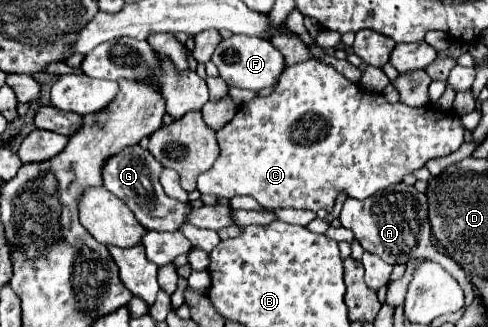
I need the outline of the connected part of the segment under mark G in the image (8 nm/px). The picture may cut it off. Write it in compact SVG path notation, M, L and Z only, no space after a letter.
M140 145L128 147L128 151L120 151L120 155L112 155L112 159L104 163L104 171L102 171L104 187L110 193L114 193L118 199L122 199L146 229L176 231L186 221L190 205L170 199L162 191L160 169L164 169L162 163L158 163L158 159L152 159L152 153L148 149L142 149Z

